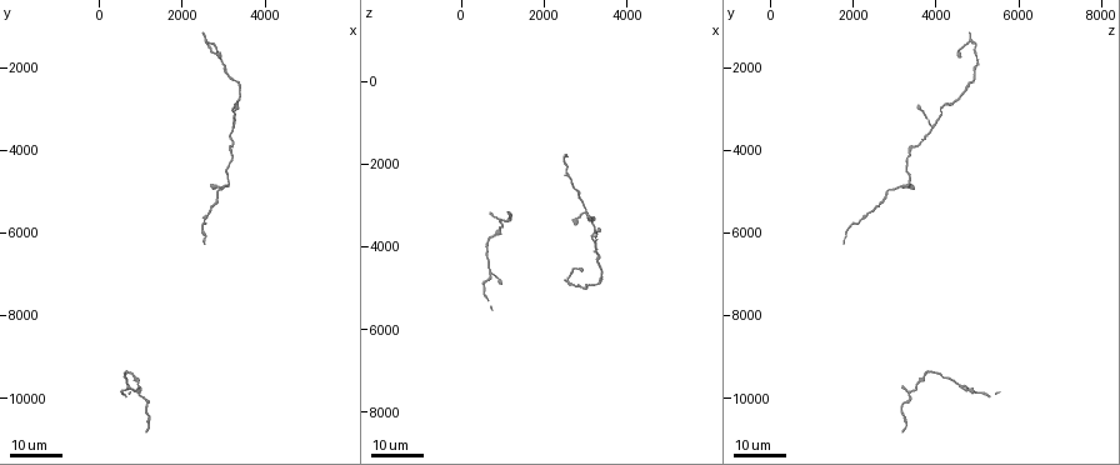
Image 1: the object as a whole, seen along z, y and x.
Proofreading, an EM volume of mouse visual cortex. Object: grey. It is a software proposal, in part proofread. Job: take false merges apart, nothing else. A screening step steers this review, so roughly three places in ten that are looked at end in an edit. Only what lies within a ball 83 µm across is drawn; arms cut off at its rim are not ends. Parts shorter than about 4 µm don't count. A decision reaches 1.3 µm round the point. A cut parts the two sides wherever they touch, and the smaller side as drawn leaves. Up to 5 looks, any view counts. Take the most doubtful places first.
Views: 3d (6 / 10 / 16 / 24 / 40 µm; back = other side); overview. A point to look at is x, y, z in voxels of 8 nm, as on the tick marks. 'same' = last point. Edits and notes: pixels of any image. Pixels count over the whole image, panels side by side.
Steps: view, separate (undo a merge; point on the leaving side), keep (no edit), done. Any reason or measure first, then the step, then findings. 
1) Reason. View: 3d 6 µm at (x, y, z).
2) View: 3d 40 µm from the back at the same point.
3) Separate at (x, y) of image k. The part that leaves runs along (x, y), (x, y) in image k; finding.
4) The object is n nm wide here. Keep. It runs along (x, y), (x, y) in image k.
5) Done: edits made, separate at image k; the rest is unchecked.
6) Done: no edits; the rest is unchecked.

Three arms meet. View: 3d 24 µm at (950, 9850, 3350).

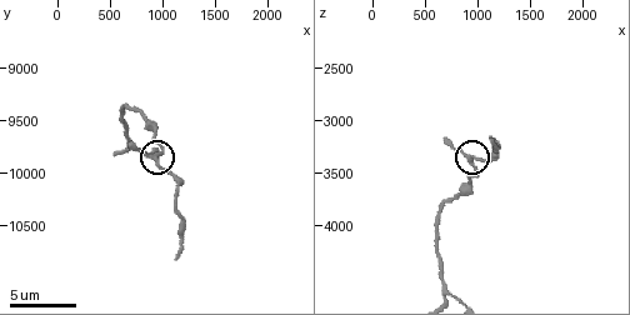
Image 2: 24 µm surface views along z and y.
View: 3d 10 µm at (920, 9860, 3360).

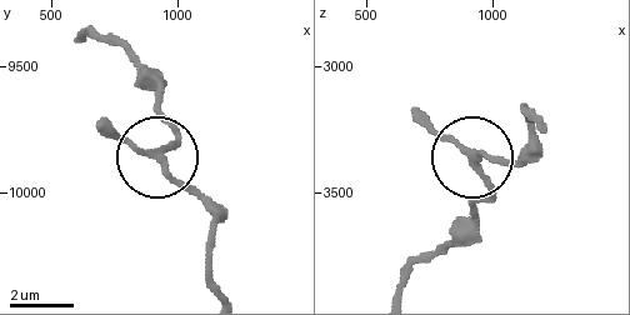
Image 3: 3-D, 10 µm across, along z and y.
3 arms meet here. Keep. Continuous, no second neuron.

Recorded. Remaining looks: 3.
Small branch off a trunk. View: 3d 16 µm at (3200, 3450, 3950).

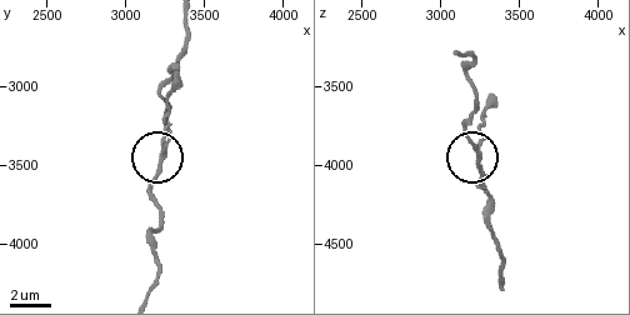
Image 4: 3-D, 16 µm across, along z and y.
Closer look. View: 3d 6 µm at (3220, 3440, 3920).

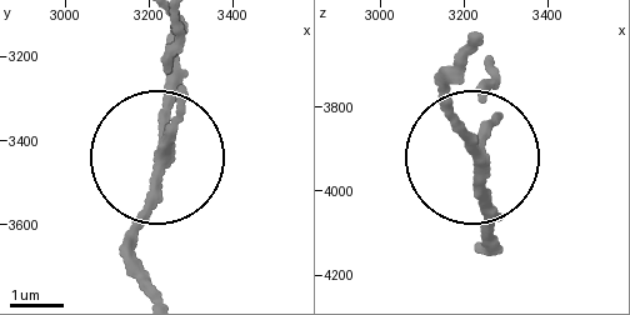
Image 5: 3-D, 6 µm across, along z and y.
3 arms meet here. Keep. It runs along (153, 290), (130, 236), (184, 103), (170, 26) in image 5; all the same neuron.

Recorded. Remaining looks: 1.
Done: no edits; the rest is unchecked.

